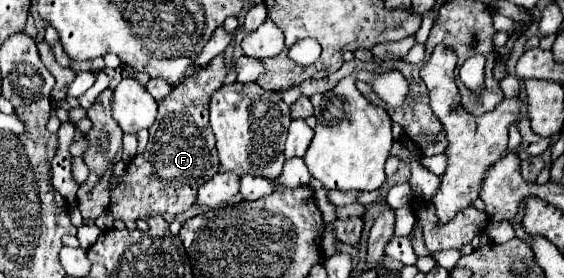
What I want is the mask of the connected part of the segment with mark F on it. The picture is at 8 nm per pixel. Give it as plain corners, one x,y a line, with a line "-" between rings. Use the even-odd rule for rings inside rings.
217,55
213,57
205,67
201,67
199,71
187,75
181,83
177,83
173,87
173,91
165,97
159,99
159,111
157,111
157,119
155,123
149,127
149,143
147,149
133,157
133,161
127,165
121,183
111,176
109,187
109,211
113,215
113,219
121,219
129,229
135,229
135,221
137,217
147,217
147,215
159,215
159,213
169,213
169,215
177,215
187,211
189,207
193,207
195,199
197,199
197,191
199,187
209,181
217,169
219,169
219,157
217,157
217,149
215,149
215,137
209,125
209,95
215,93
221,85
223,79
227,75
227,67
225,67
225,55

